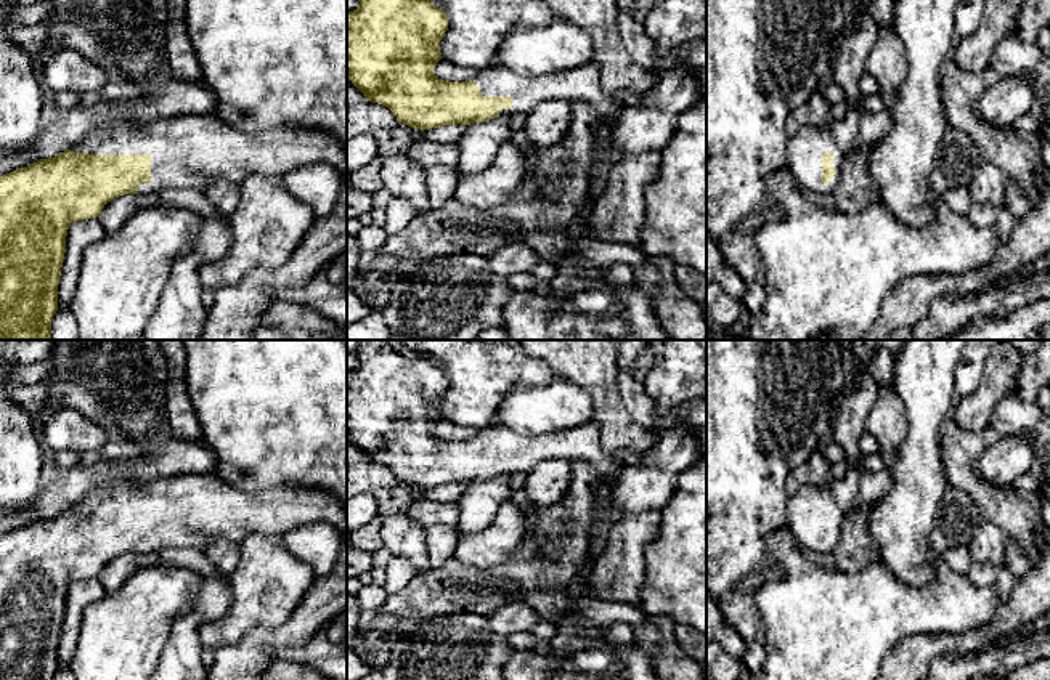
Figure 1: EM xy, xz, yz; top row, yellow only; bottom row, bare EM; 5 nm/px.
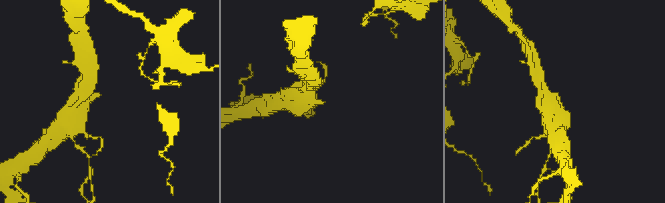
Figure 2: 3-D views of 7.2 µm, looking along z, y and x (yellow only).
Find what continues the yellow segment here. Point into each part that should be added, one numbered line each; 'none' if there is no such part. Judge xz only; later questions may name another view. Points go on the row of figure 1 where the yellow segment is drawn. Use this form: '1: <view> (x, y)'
1: xz (580, 85)

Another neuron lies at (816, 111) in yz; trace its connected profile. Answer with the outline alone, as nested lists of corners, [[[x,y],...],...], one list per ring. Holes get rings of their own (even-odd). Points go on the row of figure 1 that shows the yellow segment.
[[[817,90],[811,95],[809,101],[801,107],[795,109],[787,117],[787,135],[788,138],[795,136],[800,122],[804,122],[806,125],[824,125],[828,123],[828,101],[822,96],[822,93]]]

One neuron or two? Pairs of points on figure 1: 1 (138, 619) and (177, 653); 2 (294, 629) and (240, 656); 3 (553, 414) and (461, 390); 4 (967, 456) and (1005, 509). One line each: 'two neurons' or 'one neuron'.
1: two neurons
2: one neuron
3: two neurons
4: one neuron

